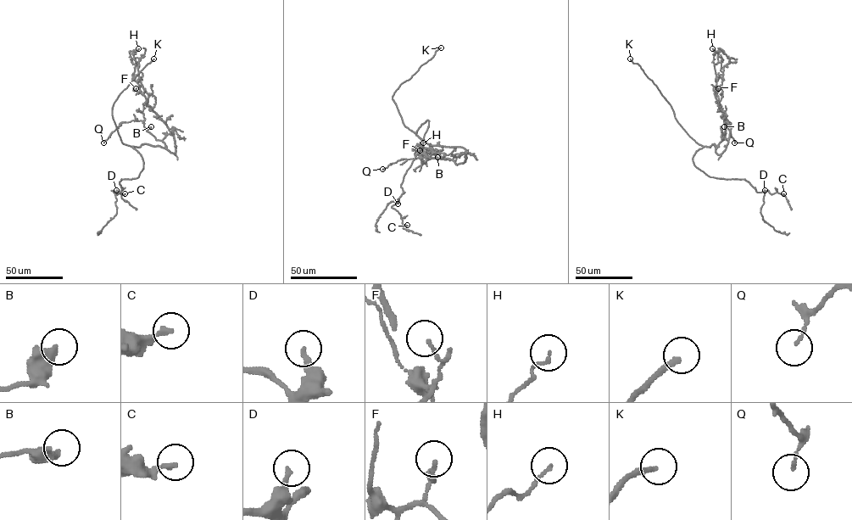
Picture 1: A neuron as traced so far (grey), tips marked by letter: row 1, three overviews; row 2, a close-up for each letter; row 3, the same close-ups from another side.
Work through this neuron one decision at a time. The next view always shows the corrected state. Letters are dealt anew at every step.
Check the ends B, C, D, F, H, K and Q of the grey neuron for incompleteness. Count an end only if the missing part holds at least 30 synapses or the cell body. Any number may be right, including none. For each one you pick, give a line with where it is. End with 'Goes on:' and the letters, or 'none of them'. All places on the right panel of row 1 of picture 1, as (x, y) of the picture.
K: place (630, 58)
Goes on: K

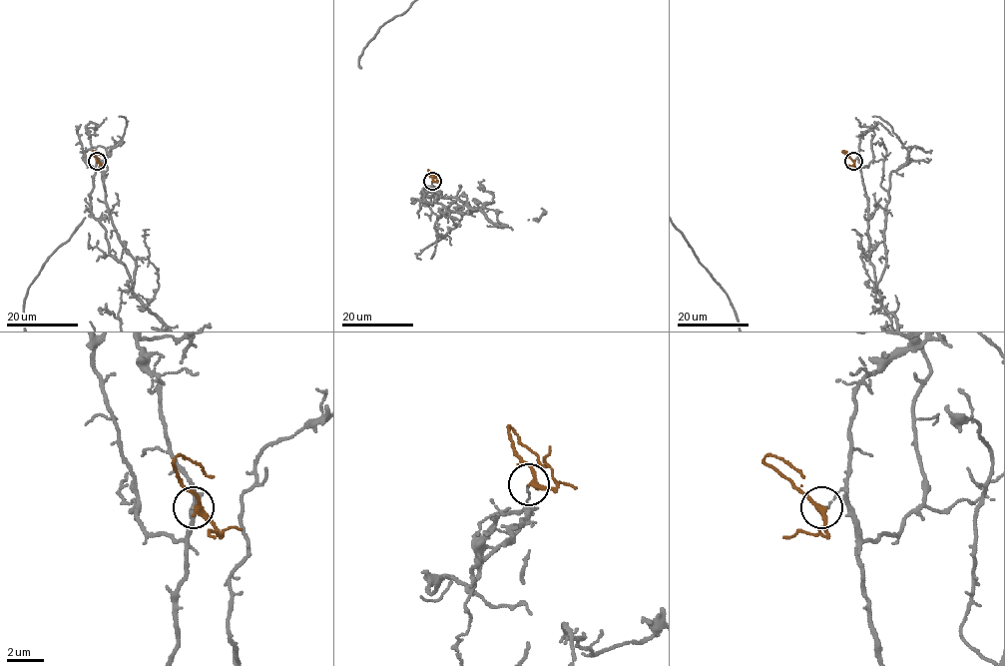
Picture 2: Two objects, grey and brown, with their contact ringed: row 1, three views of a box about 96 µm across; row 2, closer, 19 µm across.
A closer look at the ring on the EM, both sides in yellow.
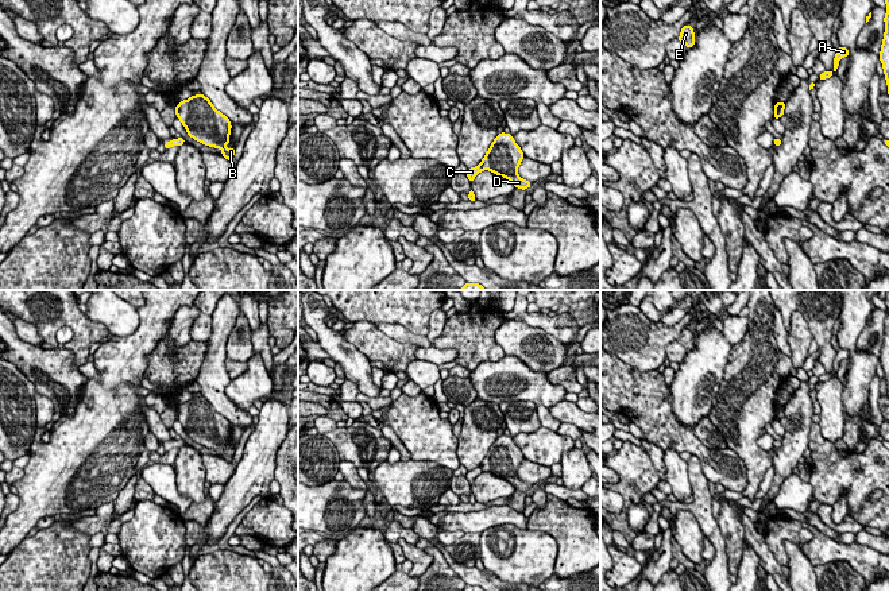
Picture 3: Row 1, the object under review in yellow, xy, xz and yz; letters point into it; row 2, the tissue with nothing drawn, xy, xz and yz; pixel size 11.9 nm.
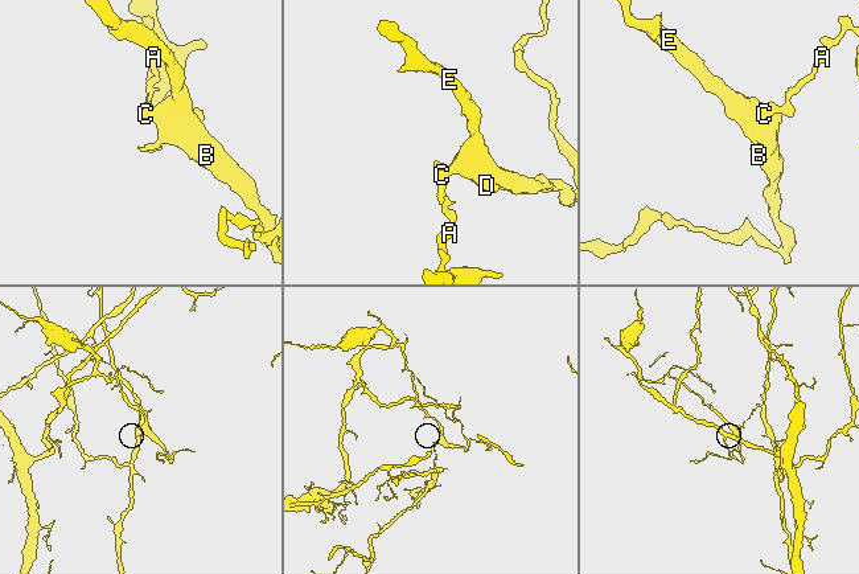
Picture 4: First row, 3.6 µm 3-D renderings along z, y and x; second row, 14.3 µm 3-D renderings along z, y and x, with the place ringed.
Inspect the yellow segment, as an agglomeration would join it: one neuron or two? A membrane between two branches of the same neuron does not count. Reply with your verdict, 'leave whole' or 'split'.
split

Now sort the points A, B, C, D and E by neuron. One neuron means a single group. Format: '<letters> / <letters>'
A C / B D E

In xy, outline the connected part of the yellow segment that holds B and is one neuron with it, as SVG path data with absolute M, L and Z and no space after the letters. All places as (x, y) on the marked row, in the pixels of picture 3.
M202 93L178 102L178 119L190 138L205 146L220 148L221 156L233 159L235 148L224 147L231 143L231 121Z

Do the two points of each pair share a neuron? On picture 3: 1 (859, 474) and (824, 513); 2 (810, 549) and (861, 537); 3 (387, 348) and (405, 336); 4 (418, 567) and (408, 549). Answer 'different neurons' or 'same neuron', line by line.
1: different neurons
2: different neurons
3: different neurons
4: same neuron

